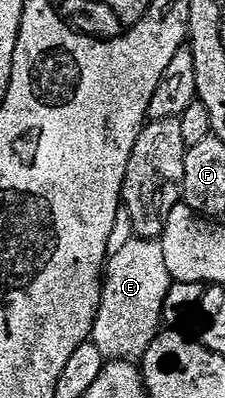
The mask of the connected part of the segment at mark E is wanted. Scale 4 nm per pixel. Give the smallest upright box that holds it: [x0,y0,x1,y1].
[89,236,171,360]

